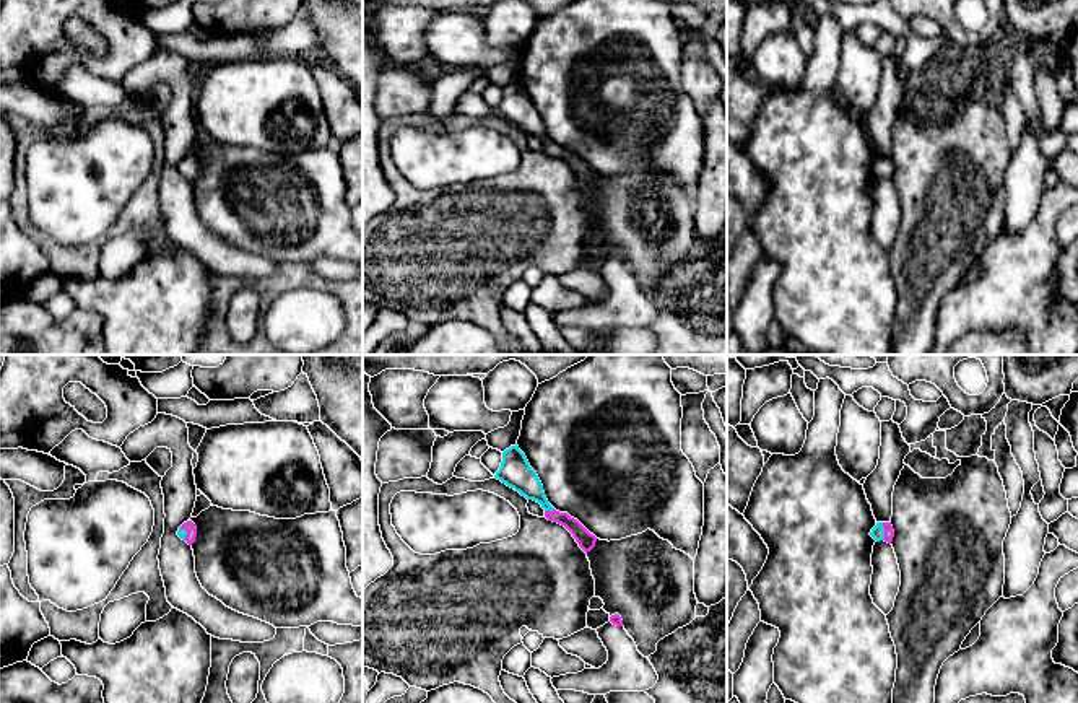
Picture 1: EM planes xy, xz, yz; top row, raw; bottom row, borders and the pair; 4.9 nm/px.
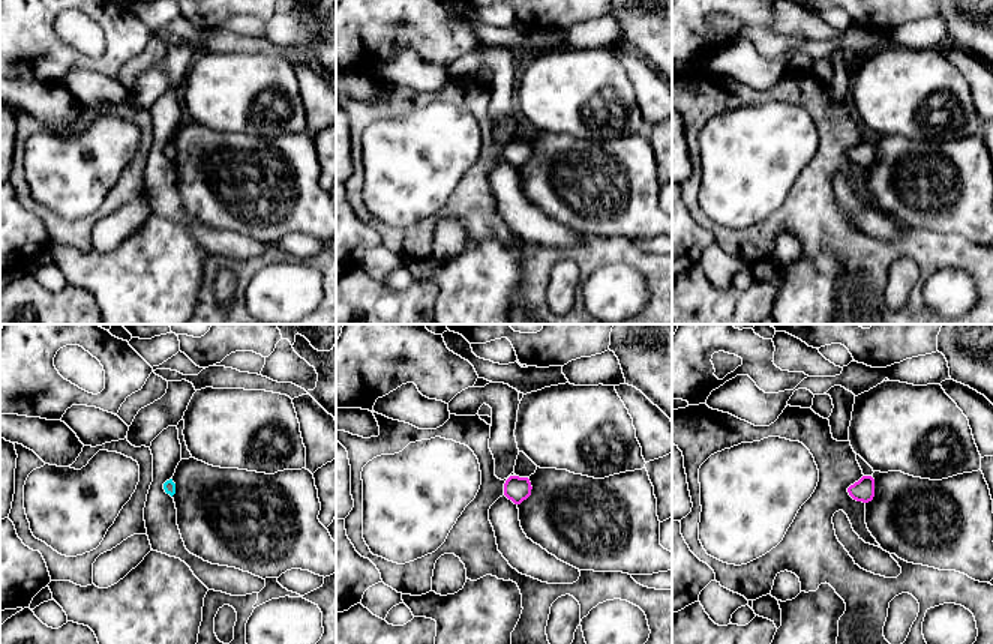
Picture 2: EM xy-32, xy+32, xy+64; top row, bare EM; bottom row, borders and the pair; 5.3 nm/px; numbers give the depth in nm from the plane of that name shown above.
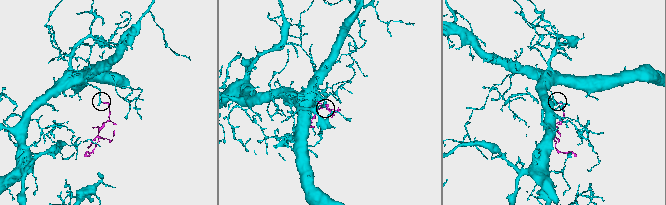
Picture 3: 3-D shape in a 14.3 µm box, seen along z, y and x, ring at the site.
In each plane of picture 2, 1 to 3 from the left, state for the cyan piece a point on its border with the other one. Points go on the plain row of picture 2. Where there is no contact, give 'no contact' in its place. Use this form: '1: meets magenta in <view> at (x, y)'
1: no contact
2: no contact
3: no contact

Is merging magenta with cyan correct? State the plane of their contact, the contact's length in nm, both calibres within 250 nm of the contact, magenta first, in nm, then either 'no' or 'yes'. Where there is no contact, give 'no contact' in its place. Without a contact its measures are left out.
yz | 90 nm | 50/70 nm | yes

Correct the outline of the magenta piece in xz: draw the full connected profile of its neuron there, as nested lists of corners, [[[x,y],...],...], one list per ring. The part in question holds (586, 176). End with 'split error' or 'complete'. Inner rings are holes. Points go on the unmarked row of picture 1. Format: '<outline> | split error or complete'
[[[517,80],[502,88],[501,103],[494,112],[527,135],[540,138],[545,145],[545,153],[564,161],[585,189],[595,182],[597,172],[593,169],[590,169],[577,155],[571,153],[567,148],[556,146],[548,138],[537,107],[530,103],[525,90]]] | split error

